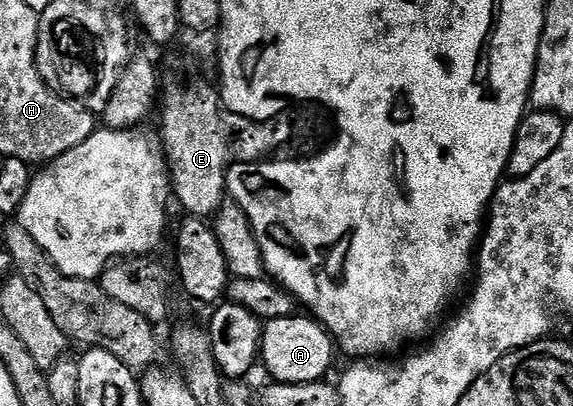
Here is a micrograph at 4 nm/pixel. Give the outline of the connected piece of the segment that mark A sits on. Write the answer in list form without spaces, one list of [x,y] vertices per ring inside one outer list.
[[[297,313],[291,319],[268,319],[263,328],[262,366],[267,366],[276,383],[317,383],[328,378],[327,370],[337,356],[335,340],[327,328],[306,314]]]

